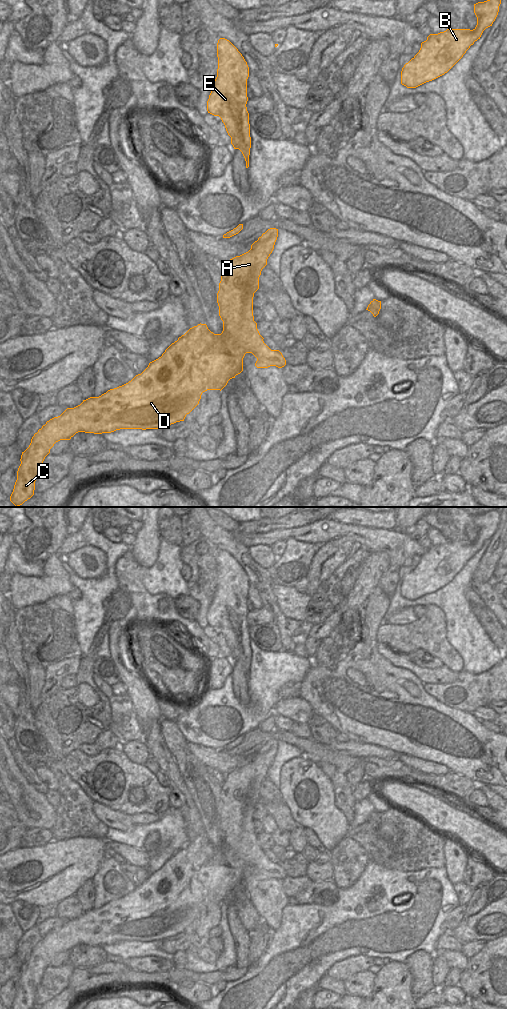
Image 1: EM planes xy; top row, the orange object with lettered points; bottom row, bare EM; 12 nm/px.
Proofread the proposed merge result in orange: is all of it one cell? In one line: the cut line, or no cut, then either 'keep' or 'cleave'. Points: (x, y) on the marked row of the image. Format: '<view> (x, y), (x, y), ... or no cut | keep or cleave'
no cut | keep

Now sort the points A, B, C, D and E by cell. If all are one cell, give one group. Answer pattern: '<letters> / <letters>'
A B C D E

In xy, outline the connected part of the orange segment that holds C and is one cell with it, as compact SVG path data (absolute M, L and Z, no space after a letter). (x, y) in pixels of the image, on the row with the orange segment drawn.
M270 228L251 245L251 249L227 261L221 272L221 281L217 293L217 303L219 306L219 316L223 321L223 331L221 334L211 332L206 324L198 324L190 328L184 335L172 343L161 357L149 363L148 367L136 375L128 383L114 389L108 390L99 397L90 397L74 407L67 408L60 416L54 417L46 422L41 429L31 439L29 447L22 452L21 464L17 471L17 480L14 485L10 501L16 506L22 505L34 495L35 481L42 467L45 457L50 453L50 449L60 440L70 440L76 433L111 433L120 429L158 429L166 425L184 421L198 404L203 392L207 390L222 390L232 378L243 371L243 358L246 353L252 353L257 361L257 368L268 368L276 366L282 368L286 365L286 360L279 350L271 350L263 341L257 329L257 323L253 316L253 297L259 289L259 277L262 269L267 265L267 259L274 249L278 237L278 229Z

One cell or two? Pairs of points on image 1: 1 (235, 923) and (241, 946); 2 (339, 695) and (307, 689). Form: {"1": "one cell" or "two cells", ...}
{"1": "one cell", "2": "one cell"}

